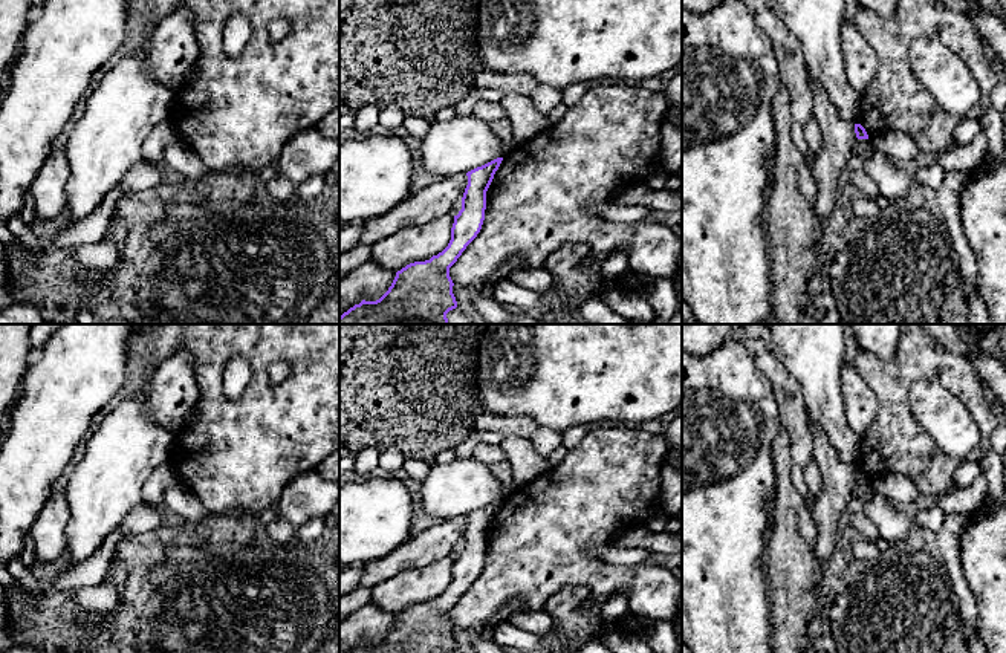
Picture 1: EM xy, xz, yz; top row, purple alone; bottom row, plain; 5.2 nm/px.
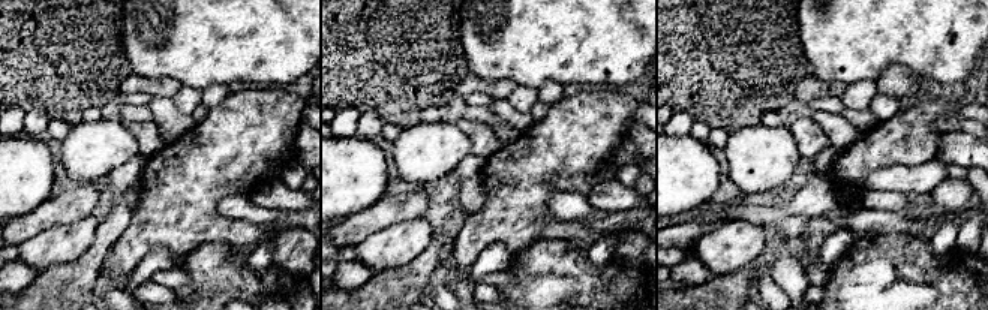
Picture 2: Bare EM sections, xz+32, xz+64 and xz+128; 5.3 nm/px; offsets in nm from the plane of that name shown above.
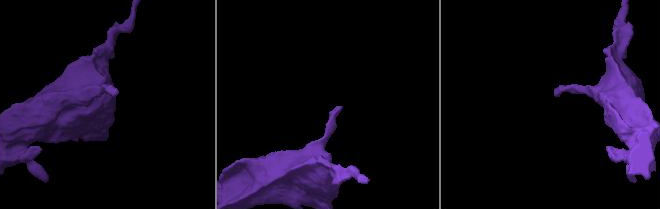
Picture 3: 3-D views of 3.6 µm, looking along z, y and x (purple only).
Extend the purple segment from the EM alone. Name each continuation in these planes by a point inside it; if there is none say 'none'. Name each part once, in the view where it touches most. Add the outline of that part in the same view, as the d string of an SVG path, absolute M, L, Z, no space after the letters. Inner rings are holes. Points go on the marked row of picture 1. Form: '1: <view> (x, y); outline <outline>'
none

